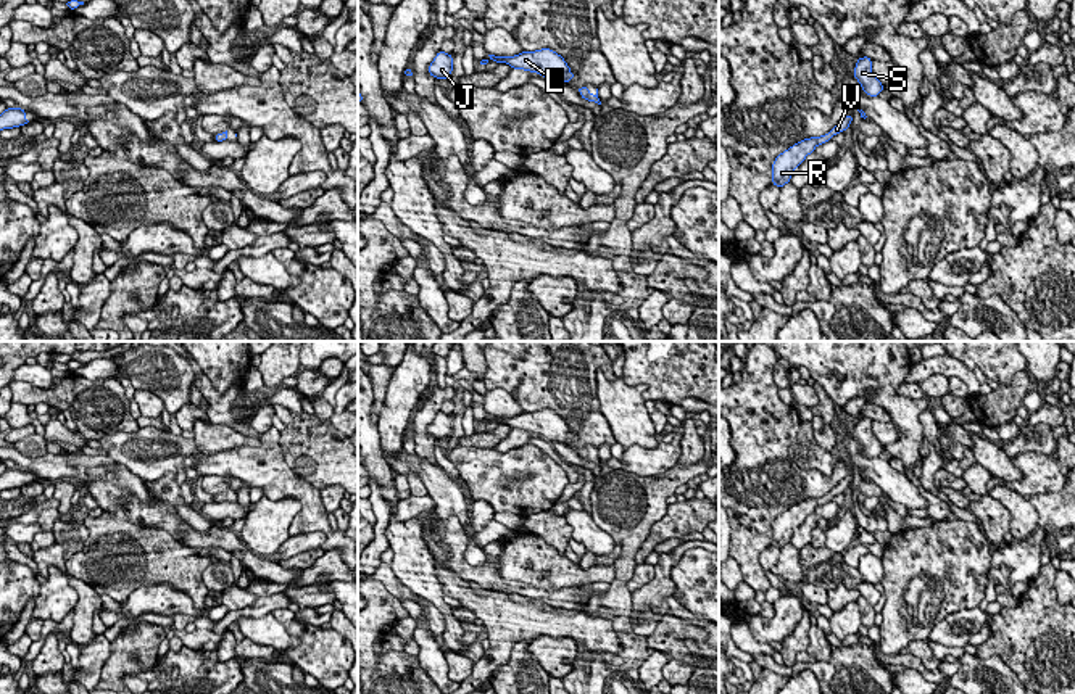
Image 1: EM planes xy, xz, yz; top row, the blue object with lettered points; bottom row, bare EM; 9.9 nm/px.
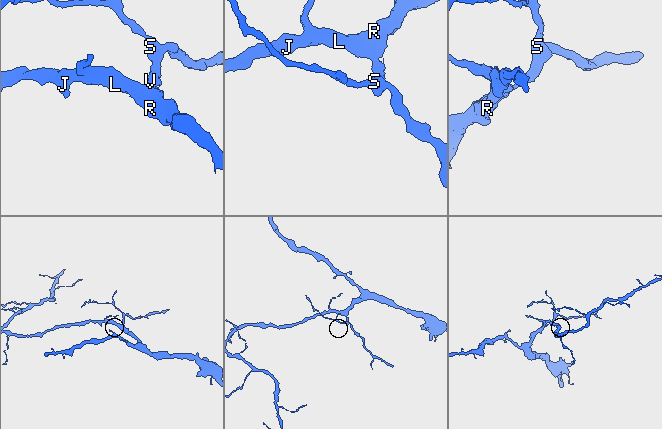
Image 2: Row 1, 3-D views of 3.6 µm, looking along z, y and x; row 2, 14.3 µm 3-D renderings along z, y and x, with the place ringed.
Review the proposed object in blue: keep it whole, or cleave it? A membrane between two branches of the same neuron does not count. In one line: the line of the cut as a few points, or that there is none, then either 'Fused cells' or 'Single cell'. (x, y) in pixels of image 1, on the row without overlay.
No split. Single cell

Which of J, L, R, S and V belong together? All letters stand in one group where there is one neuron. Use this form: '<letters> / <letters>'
J L R S V

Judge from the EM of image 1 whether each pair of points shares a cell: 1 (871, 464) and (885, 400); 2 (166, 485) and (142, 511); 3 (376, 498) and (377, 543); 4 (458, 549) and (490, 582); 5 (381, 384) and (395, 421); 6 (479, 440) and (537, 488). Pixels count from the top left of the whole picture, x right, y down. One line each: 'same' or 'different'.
1: different
2: same
3: same
4: same
5: different
6: different

